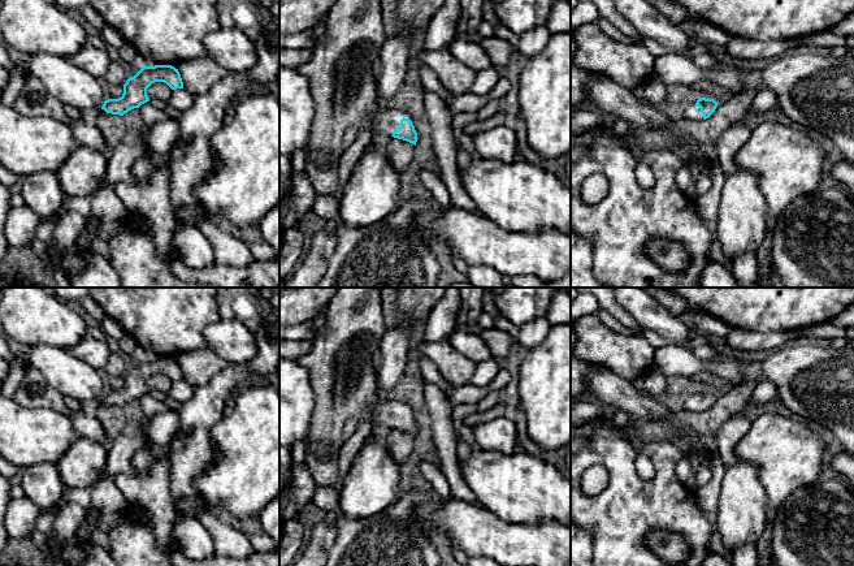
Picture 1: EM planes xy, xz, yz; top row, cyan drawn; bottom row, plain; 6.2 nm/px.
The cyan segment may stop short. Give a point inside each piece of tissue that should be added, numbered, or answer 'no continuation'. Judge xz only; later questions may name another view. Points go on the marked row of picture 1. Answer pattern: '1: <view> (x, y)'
1: xz (343, 87)

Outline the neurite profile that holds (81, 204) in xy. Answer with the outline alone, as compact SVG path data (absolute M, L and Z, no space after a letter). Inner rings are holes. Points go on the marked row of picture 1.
M95 191L87 196L65 196L62 204L60 206L58 211L56 212L56 217L51 221L43 222L36 229L36 237L39 239L47 239L51 237L52 232L56 229L57 222L68 211L75 211L78 213L86 215L90 212L91 200Z

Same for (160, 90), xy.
M155 82L147 88L147 95L149 99L157 98L161 100L169 100L173 90L164 82Z

